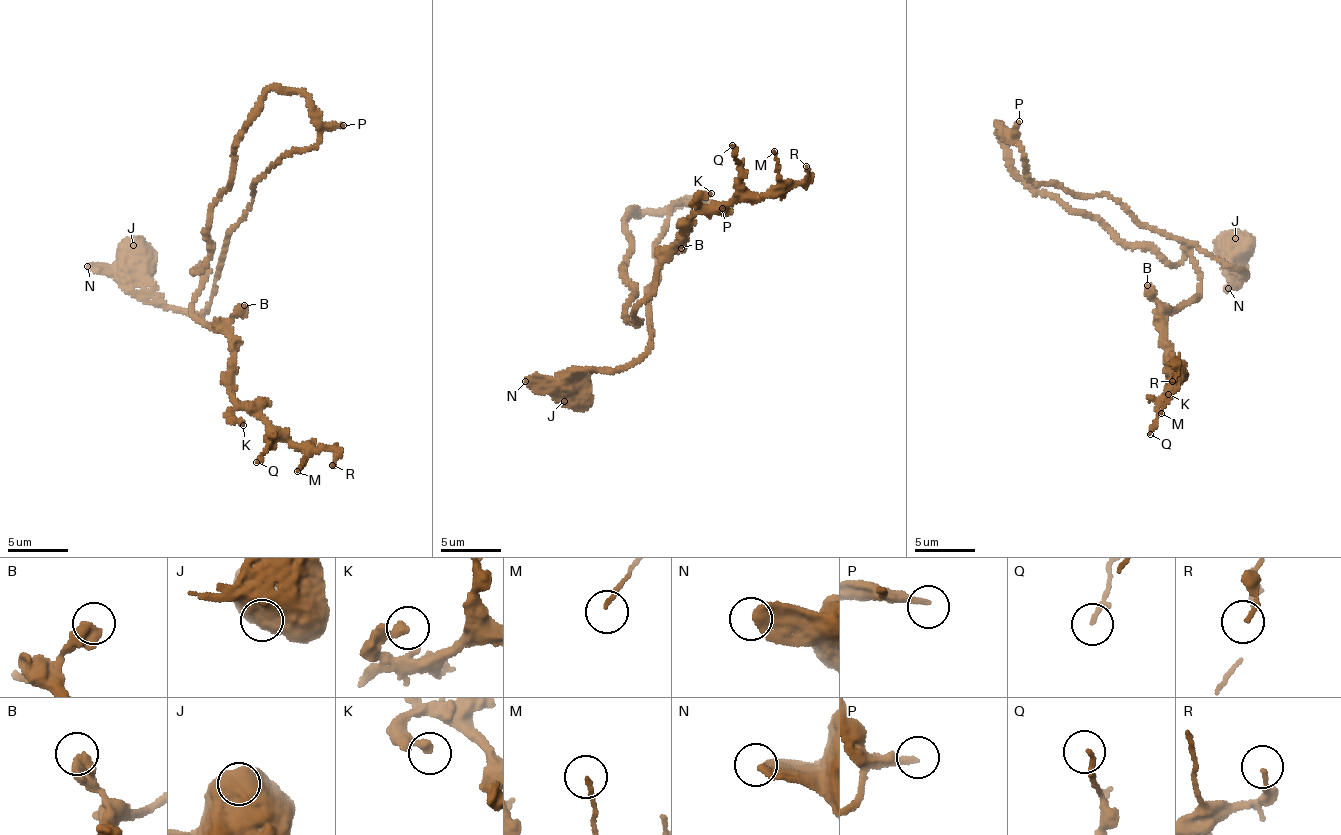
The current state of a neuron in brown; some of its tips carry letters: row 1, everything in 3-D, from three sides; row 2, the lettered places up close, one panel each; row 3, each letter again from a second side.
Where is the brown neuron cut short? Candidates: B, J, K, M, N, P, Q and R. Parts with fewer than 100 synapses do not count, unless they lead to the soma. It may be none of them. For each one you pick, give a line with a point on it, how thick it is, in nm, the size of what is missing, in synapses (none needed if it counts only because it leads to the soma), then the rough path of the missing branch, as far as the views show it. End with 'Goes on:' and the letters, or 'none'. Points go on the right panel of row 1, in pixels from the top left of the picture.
P: place (1019, 121); calibre 240 nm; 170 synapses; course (1019, 121), (1014, 94), (1036, 115), (1045, 149), (1039, 167), (1021, 176)
Goes on: P

